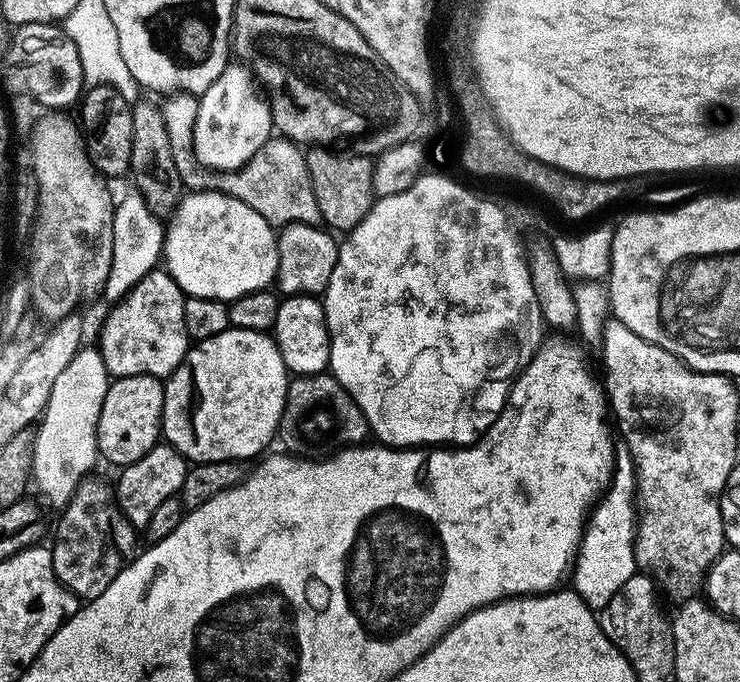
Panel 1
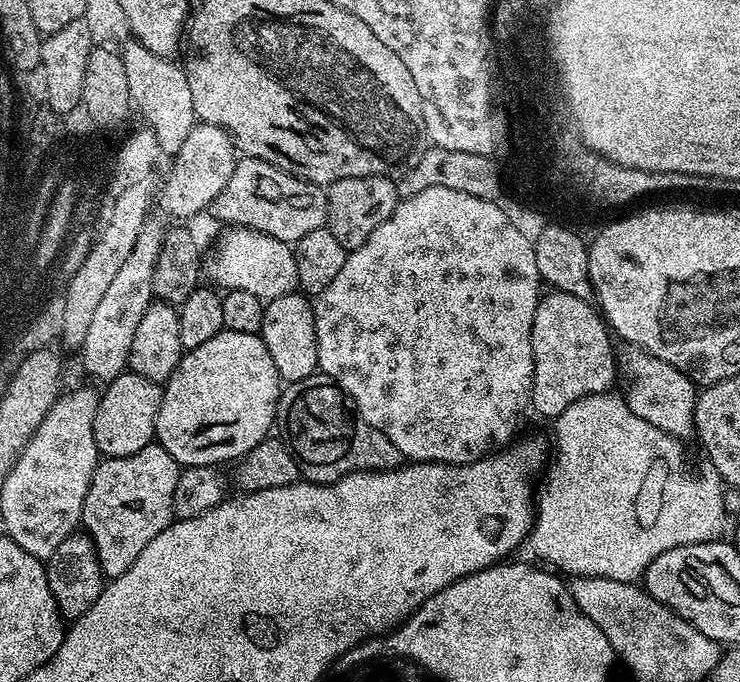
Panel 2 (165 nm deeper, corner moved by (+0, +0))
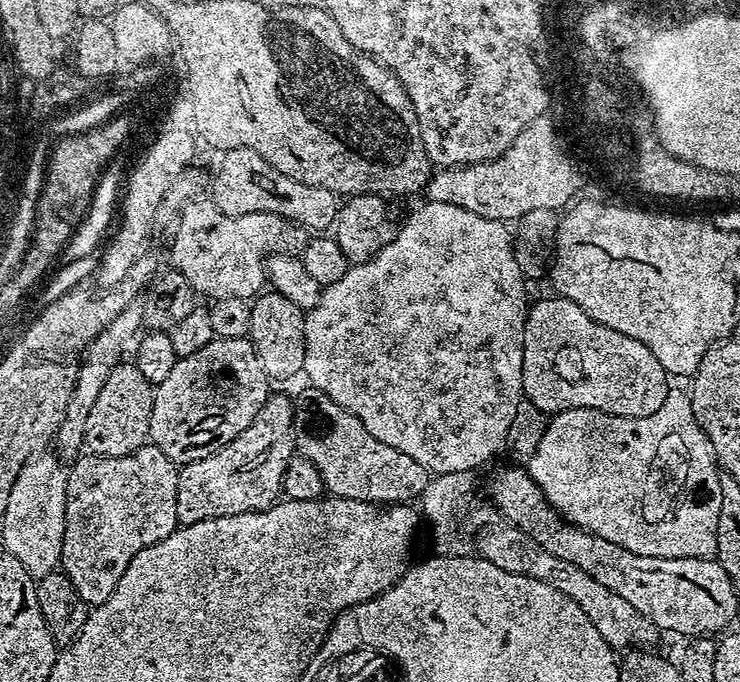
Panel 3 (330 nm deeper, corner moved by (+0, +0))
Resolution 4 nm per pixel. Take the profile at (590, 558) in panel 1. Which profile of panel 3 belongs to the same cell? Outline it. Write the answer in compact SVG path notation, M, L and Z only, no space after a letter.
M676 386L669 387L666 402L654 410L654 414L646 414L642 418L615 416L593 408L571 408L565 412L555 413L546 426L546 434L542 434L542 442L538 442L538 450L527 457L526 467L534 478L534 482L544 491L544 496L563 519L583 532L593 532L598 538L606 538L606 542L614 542L626 550L639 556L657 556L658 558L712 558L716 555L716 539L718 538L718 510L722 506L722 486L720 485L721 469L709 444L706 434L700 431L694 418L692 398Z

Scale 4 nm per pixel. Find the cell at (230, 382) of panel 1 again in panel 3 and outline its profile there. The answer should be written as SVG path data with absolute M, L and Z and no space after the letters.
M251 339L211 340L195 354L179 357L174 370L170 370L162 383L155 385L148 431L151 443L156 444L162 454L169 456L177 466L214 454L222 446L234 442L234 438L238 438L238 434L242 434L242 430L246 430L246 426L258 418L258 410L262 410L270 395L268 384L270 385L270 377L266 374Z

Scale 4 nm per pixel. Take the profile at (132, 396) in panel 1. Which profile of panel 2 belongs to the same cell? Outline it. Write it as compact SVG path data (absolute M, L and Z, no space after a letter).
M125 370L107 381L105 388L108 389L99 393L98 410L94 414L96 451L104 458L138 454L142 446L153 443L156 435L161 385L142 374Z

